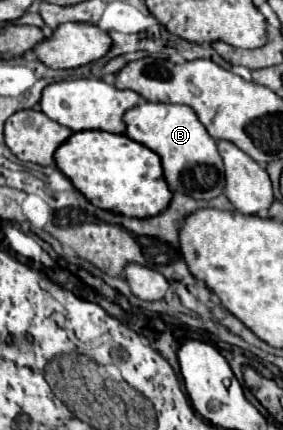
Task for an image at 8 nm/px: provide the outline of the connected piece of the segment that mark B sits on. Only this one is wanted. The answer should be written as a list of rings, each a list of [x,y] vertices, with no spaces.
[[[143,102],[127,110],[123,116],[127,124],[127,136],[139,144],[145,144],[161,156],[163,174],[173,192],[191,194],[191,198],[211,200],[225,190],[225,166],[217,150],[217,140],[211,138],[207,128],[199,122],[193,108],[185,104],[161,104]]]

